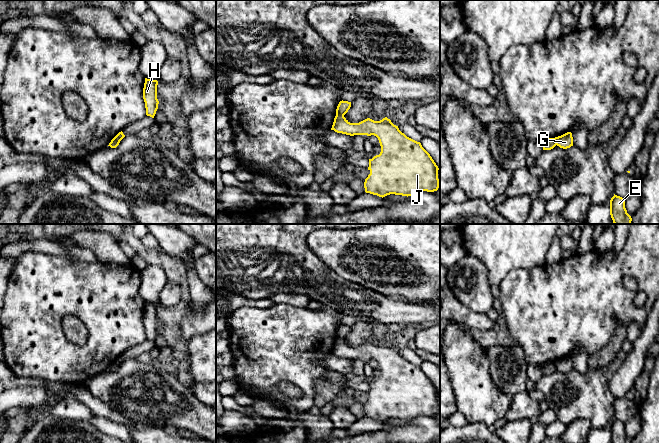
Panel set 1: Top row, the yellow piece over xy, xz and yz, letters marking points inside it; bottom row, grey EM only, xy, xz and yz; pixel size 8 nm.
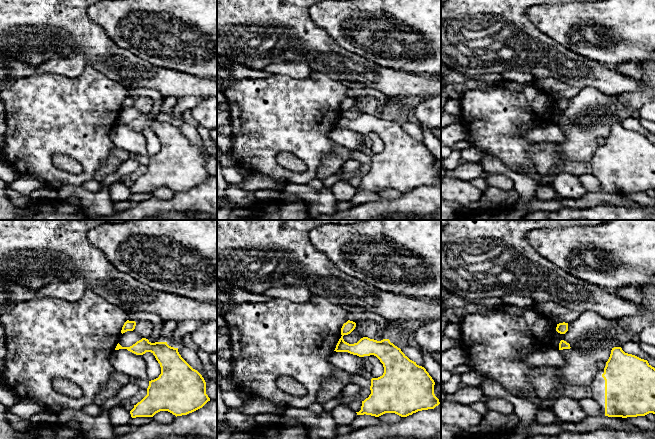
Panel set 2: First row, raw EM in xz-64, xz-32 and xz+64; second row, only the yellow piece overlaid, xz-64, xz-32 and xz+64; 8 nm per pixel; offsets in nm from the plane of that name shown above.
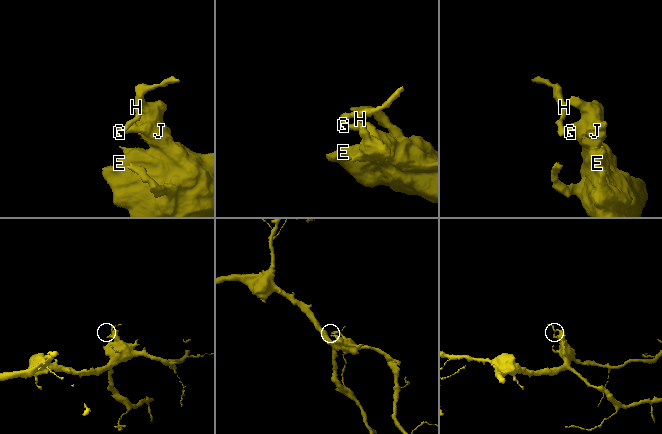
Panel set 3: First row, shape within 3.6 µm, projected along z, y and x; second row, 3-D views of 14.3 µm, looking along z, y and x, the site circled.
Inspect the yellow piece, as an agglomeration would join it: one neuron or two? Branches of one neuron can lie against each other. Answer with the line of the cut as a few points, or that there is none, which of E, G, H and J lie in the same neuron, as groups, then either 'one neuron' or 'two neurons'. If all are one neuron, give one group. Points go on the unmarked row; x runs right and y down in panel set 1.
cut xz (336, 337), (343, 340); groups E G J / H; two neurons

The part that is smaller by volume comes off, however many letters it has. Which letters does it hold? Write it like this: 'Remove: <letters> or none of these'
Remove: H

